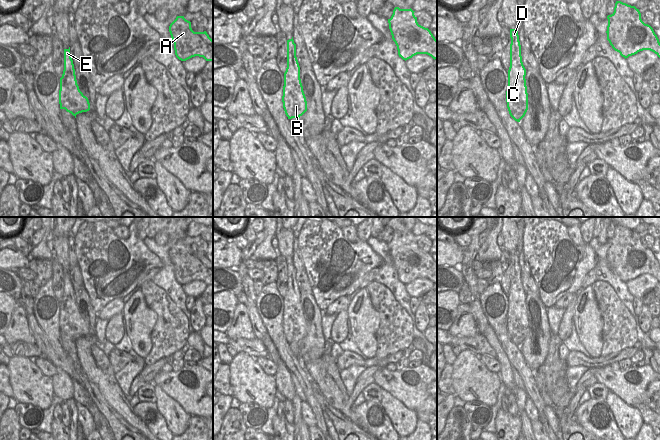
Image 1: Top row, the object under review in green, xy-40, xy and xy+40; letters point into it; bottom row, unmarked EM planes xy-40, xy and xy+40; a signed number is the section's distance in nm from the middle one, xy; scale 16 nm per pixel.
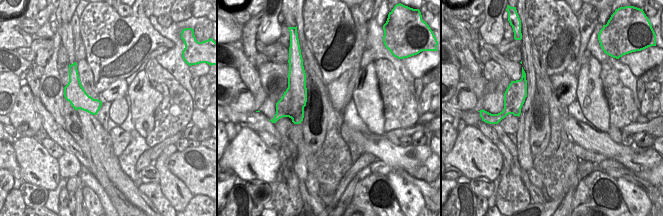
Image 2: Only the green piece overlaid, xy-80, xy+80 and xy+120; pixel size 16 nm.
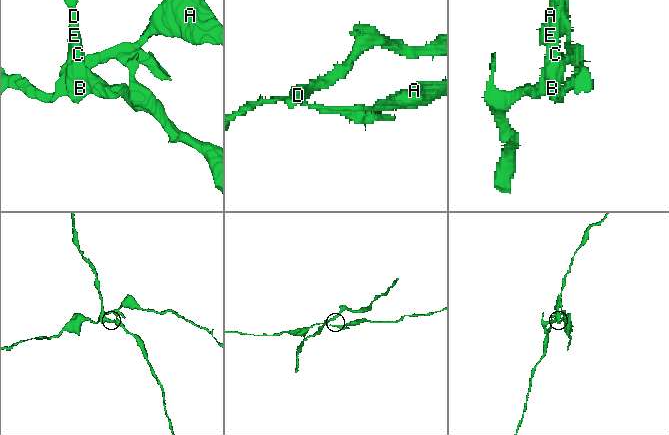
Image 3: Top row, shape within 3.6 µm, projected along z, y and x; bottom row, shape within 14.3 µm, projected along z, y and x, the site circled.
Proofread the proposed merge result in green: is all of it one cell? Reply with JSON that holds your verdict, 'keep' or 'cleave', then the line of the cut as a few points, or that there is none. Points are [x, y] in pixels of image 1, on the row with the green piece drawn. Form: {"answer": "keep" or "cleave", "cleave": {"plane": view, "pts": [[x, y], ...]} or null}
{"answer": "cleave", "cleave": {"plane": "xy+40", "pts": [[507, 88], [508, 110]]}}

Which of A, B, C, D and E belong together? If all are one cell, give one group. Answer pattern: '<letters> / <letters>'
A / B C D E

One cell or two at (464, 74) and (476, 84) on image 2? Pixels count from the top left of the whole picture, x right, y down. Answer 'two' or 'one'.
one

